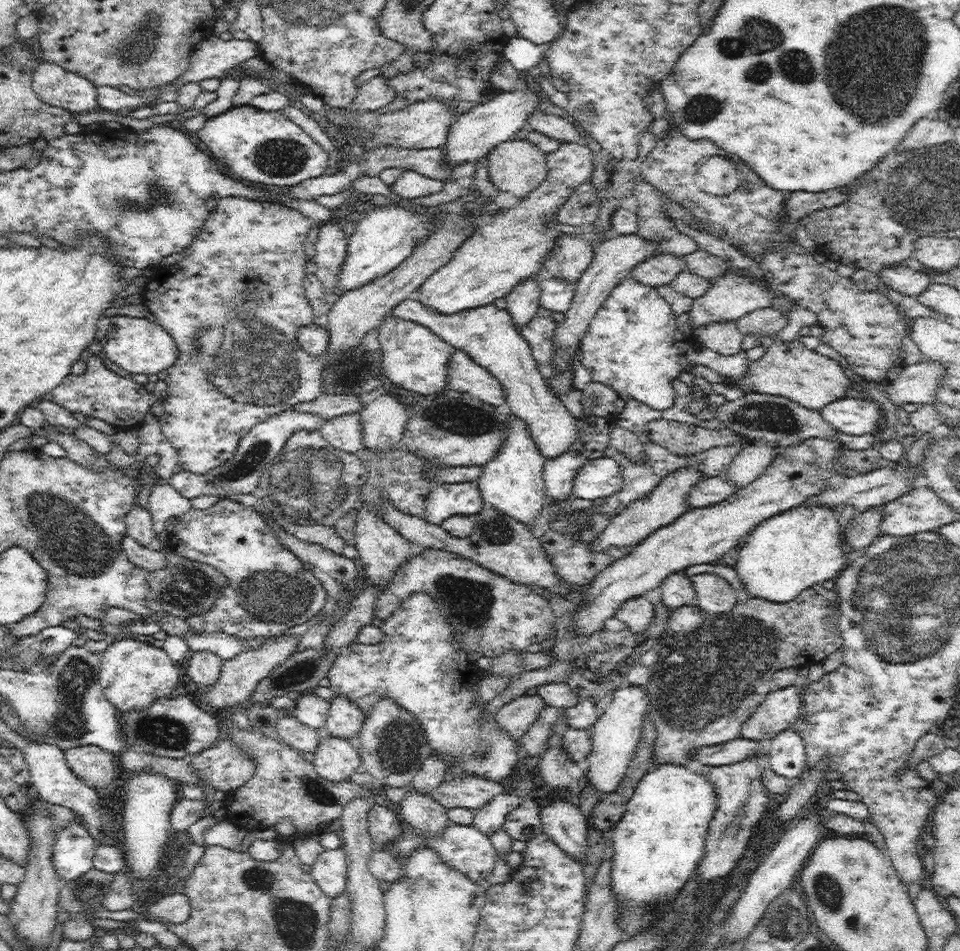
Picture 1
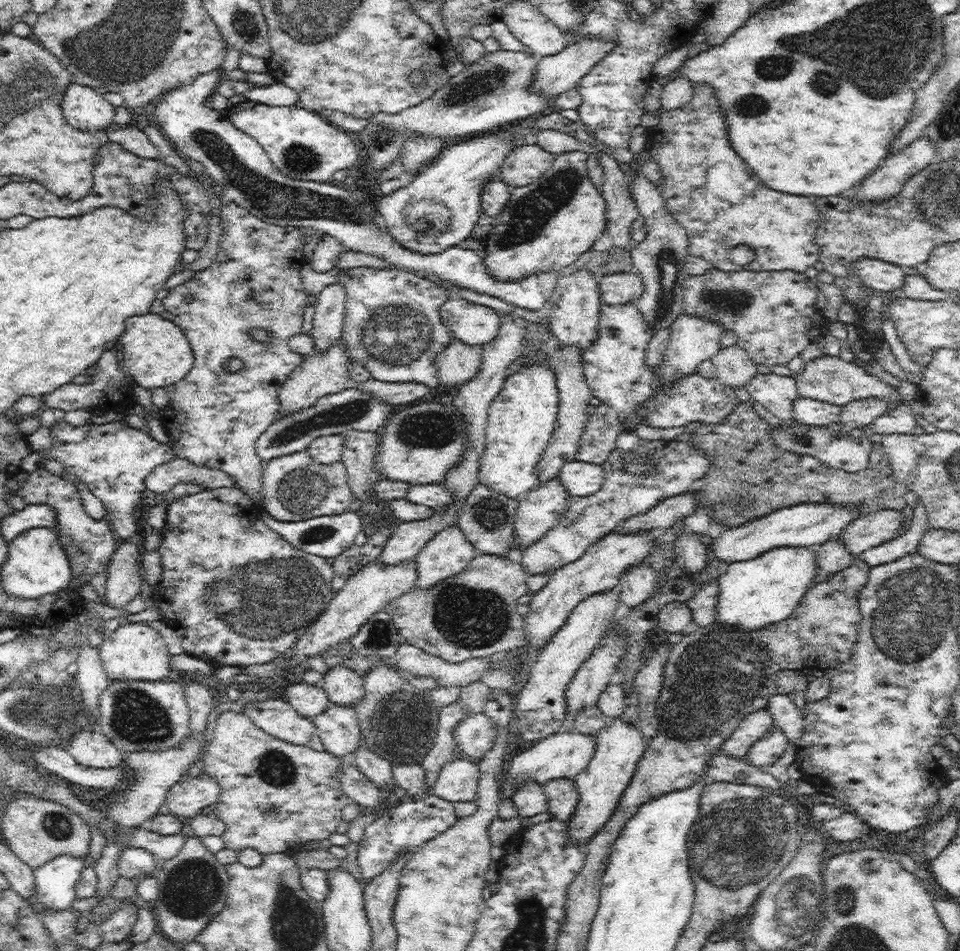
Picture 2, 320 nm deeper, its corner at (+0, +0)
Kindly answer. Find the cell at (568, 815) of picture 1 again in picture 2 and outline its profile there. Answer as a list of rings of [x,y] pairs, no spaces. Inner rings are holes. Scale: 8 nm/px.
[[[554,778],[543,786],[548,802],[548,814],[562,822],[567,822],[574,814],[579,800],[576,779]]]

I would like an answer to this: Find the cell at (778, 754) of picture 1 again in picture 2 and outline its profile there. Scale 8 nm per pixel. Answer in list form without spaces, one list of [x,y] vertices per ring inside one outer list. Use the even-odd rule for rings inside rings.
[[[776,692],[769,698],[767,709],[772,714],[773,727],[782,730],[790,745],[797,747],[805,722],[789,695]]]

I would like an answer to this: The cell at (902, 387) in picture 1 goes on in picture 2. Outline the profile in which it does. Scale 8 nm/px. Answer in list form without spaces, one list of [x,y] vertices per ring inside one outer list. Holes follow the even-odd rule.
[[[877,396],[855,400],[842,407],[839,422],[856,431],[859,426],[871,425],[878,416],[888,412],[888,407],[889,402]]]

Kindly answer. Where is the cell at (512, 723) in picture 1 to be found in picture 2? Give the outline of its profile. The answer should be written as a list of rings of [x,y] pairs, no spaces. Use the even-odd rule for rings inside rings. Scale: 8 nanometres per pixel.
[[[483,713],[468,715],[456,726],[454,740],[464,754],[472,759],[480,760],[494,746],[498,738],[496,727]]]

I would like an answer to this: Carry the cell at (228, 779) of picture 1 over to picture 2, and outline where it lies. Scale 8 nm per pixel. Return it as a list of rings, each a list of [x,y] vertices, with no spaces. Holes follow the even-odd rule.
[[[207,774],[197,778],[184,776],[170,788],[165,803],[170,808],[170,814],[189,822],[206,806],[214,806],[221,792],[218,783]]]

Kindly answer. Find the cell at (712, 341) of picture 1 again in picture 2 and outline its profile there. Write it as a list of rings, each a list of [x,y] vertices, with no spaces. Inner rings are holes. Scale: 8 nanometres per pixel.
[[[737,344],[720,348],[711,361],[716,368],[718,381],[730,389],[746,387],[758,375],[757,364]]]

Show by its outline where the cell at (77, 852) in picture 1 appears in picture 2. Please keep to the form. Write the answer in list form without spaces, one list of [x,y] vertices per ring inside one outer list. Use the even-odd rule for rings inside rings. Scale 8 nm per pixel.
[[[61,855],[33,870],[35,876],[35,893],[31,906],[36,908],[39,905],[43,908],[51,908],[51,910],[66,910],[66,908],[71,908],[70,904],[76,900],[75,886],[78,884],[82,870],[84,870],[86,865],[86,859]]]

